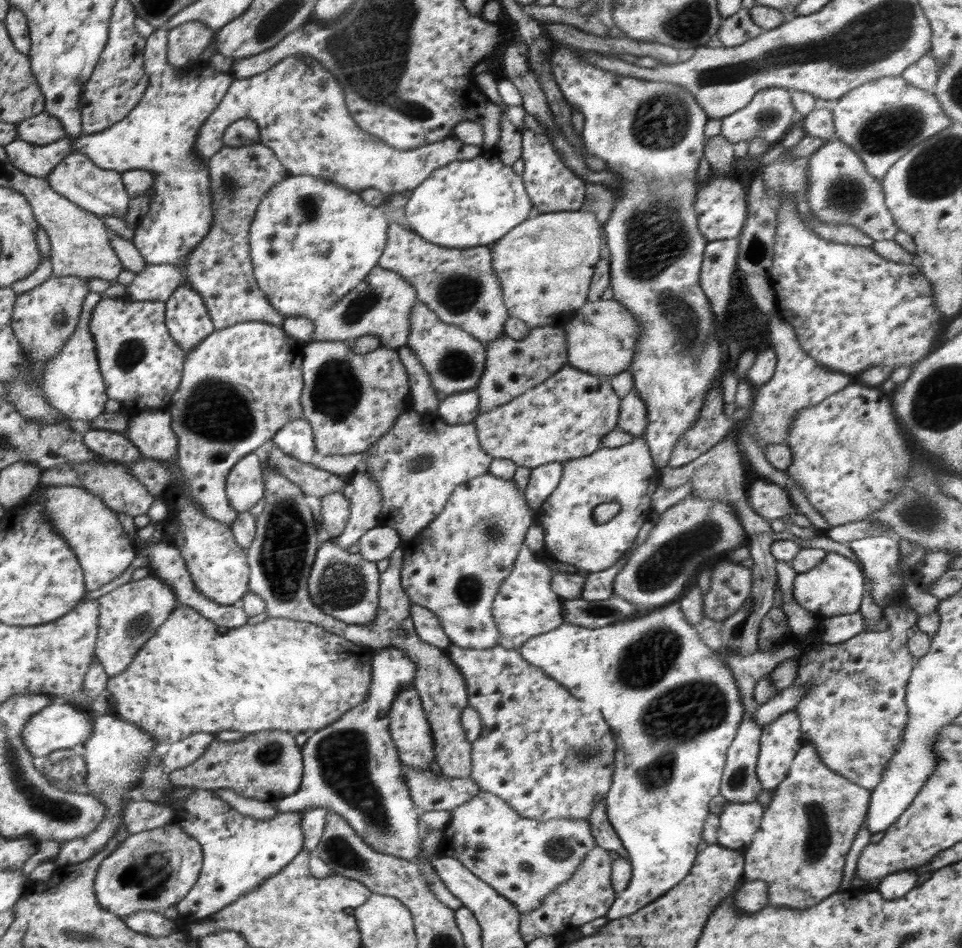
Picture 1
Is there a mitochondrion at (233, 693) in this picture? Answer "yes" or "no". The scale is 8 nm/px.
no

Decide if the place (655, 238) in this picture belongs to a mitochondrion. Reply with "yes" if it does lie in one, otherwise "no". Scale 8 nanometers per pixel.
yes

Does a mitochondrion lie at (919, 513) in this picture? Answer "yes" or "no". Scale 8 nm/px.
yes

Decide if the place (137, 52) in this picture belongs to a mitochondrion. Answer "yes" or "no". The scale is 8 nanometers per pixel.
no

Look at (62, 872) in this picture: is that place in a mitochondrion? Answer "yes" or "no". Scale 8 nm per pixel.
no

